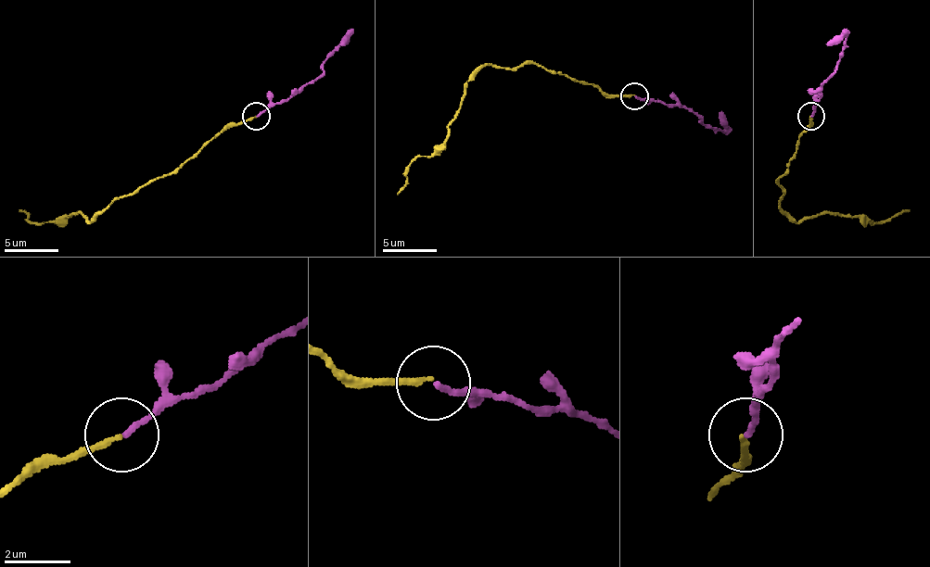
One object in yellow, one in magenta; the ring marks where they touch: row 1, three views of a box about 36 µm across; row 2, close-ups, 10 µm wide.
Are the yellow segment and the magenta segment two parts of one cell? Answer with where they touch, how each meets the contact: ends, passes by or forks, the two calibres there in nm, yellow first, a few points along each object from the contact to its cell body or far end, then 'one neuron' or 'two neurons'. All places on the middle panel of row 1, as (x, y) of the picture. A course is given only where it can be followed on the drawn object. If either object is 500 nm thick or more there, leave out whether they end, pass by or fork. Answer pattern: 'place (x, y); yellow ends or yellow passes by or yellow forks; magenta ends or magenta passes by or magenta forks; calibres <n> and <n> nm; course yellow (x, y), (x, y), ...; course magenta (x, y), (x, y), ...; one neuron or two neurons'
place (634, 96); yellow ends; magenta ends; calibres 170 and 150 nm; course yellow (633, 94), (604, 94), (536, 64), (508, 69), (487, 64), (470, 81), (449, 138), (410, 165), (397, 195); course magenta (633, 96), (688, 107), (699, 119), (719, 130), (723, 127), (720, 110); one neuron

